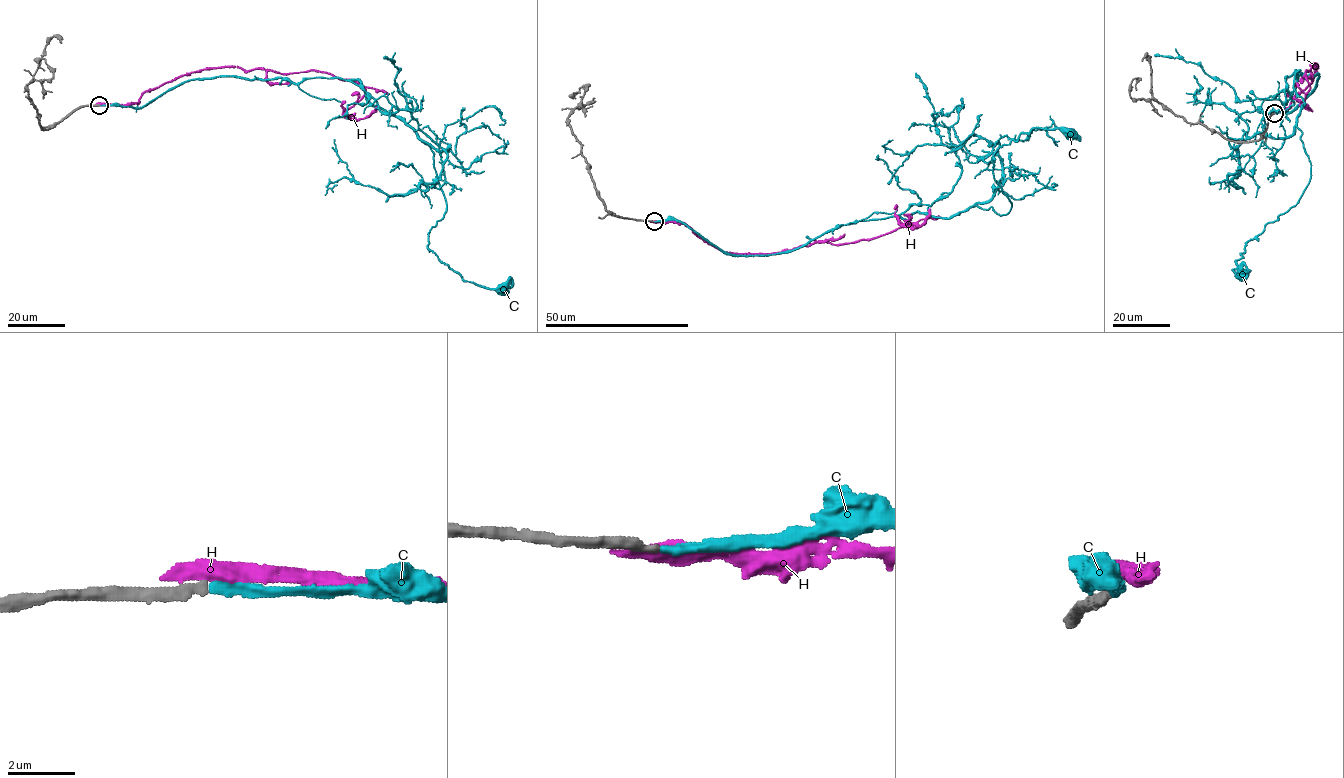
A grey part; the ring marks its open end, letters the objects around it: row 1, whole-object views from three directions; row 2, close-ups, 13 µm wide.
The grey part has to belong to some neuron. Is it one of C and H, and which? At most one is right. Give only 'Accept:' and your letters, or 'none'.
Accept: C

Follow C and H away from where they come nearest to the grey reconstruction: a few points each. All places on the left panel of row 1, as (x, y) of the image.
C: (99, 105), (141, 108), (216, 76), (358, 79), (433, 152), (446, 208), (428, 249), (467, 281), (501, 288)
H: (98, 104), (136, 103), (184, 75), (235, 66), (355, 81), (364, 94), (343, 114), (351, 119), (376, 106)

